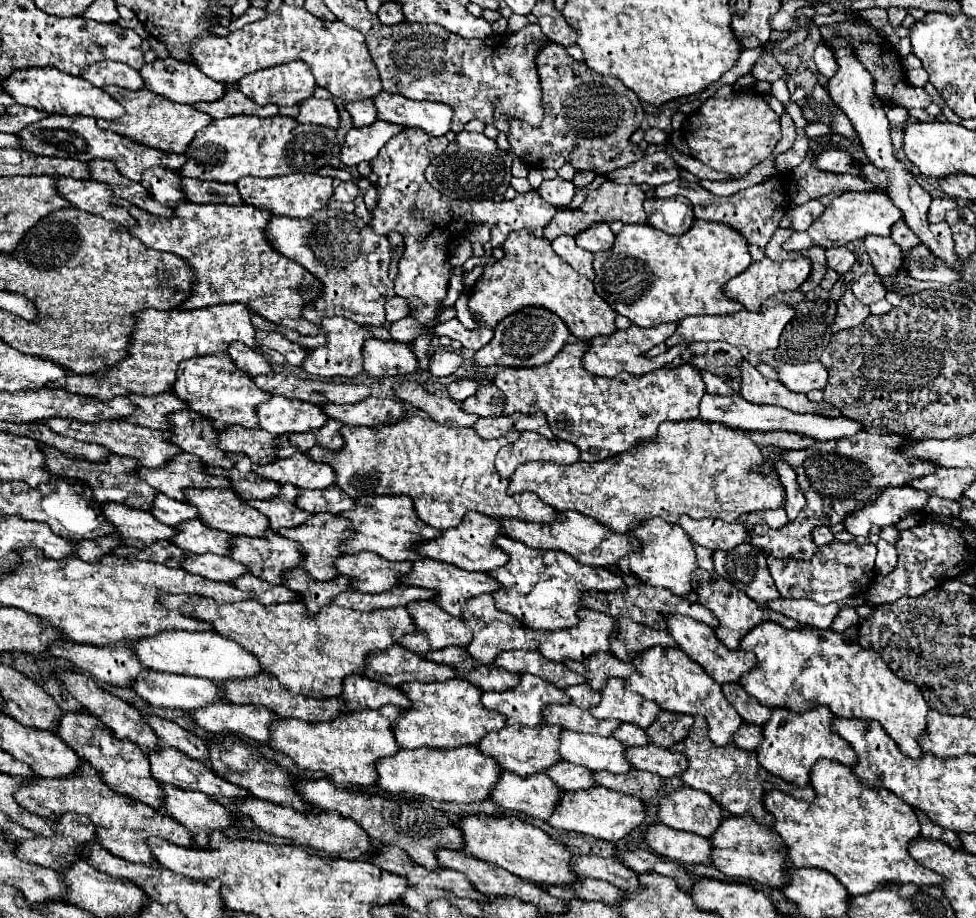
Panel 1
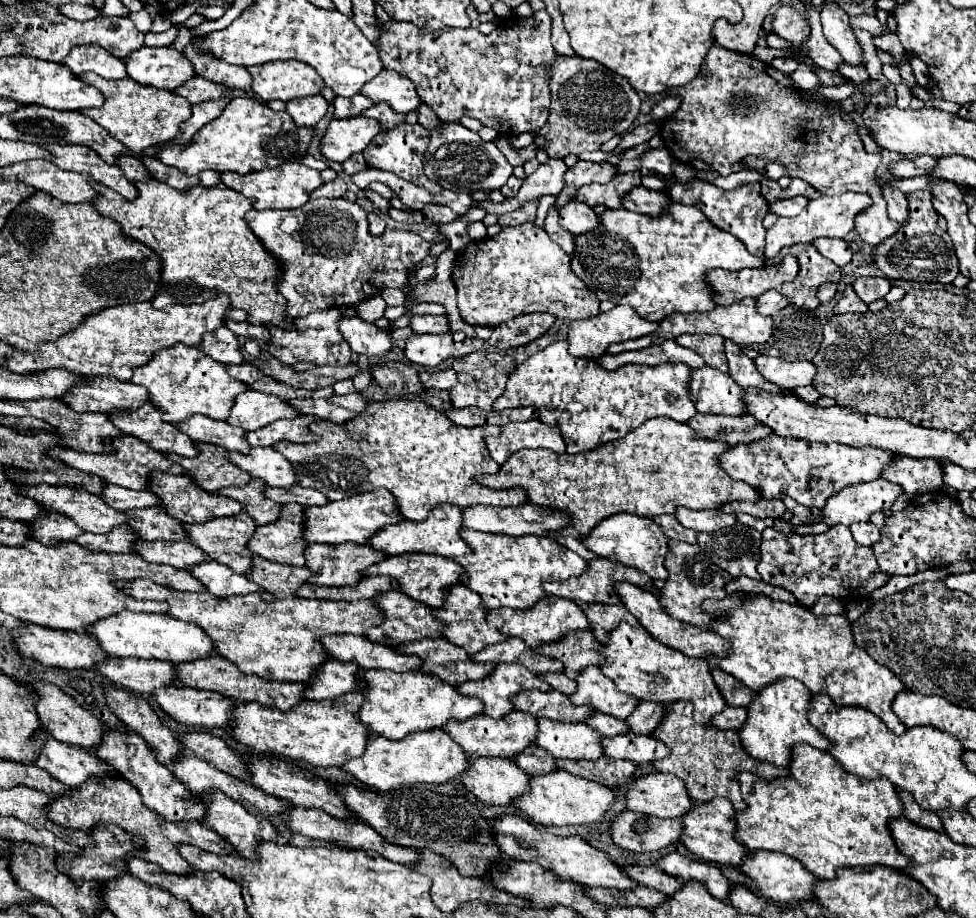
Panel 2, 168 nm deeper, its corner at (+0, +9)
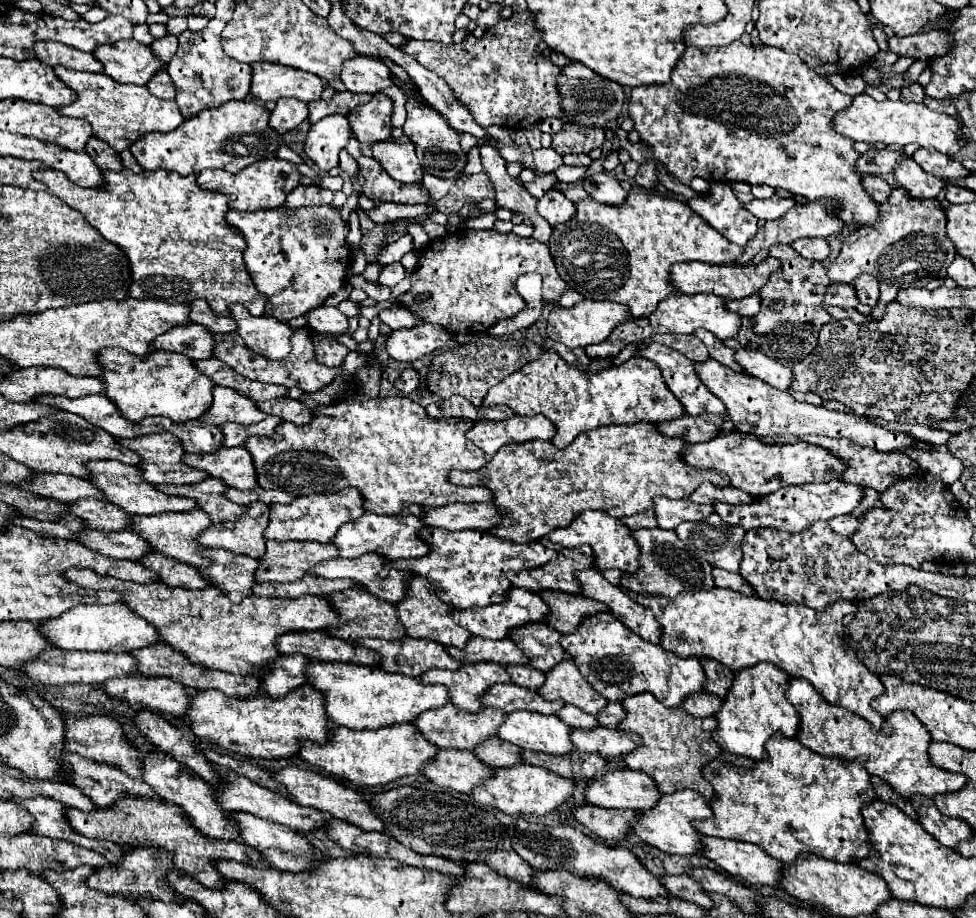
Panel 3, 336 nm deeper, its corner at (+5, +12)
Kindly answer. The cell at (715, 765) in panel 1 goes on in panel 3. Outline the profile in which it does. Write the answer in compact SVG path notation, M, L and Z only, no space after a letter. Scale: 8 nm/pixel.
M637 694L621 702L625 708L625 720L617 730L631 730L643 738L643 744L633 752L621 756L621 762L629 770L643 770L657 786L661 794L673 794L683 788L697 790L707 802L711 802L713 788L703 780L701 766L721 756L721 746L713 742L711 732L715 730L715 718L695 718L681 706L667 708L653 698L653 694Z

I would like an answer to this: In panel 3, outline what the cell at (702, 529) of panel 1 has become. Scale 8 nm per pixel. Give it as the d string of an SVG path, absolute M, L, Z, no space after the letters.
M665 496L653 498L653 510L657 518L657 526L665 530L675 530L681 522L701 522L709 514L713 514L711 504L695 504L685 500L669 500Z

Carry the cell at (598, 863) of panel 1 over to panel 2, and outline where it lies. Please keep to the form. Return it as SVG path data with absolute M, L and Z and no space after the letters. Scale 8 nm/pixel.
M628 865L622 867L622 871L634 879L638 885L646 885L654 891L662 891L666 895L674 893L674 889L678 889L678 879L666 875L662 869L650 865L650 867L640 867L640 865Z

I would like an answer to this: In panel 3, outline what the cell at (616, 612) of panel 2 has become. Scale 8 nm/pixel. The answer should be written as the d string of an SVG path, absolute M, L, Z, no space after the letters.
M541 590L539 596L549 606L549 614L545 618L545 624L561 634L569 634L569 632L577 630L581 618L585 618L587 614L605 612L605 606L601 606L601 602L581 598L581 594Z

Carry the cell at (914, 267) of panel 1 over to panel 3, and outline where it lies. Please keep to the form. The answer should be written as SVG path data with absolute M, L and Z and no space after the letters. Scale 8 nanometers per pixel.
M895 188L887 202L879 204L879 218L873 226L859 226L843 238L837 260L827 266L827 276L831 284L853 284L859 274L871 274L881 284L895 288L923 288L933 278L945 278L945 270L953 258L953 242L945 238L945 210L939 202L935 198L909 198L905 190Z

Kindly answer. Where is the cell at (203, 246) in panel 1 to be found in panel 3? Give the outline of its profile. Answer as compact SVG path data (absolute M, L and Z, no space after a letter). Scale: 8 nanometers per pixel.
M123 168L121 172L101 172L103 186L97 188L79 188L73 186L65 178L65 174L57 174L55 170L35 170L33 178L43 182L49 194L61 198L67 206L81 212L85 220L111 244L119 246L131 266L131 288L129 296L145 300L161 300L169 304L183 304L195 298L203 298L215 310L215 314L227 316L229 304L243 304L253 316L261 316L265 310L267 298L259 294L255 284L243 266L243 250L245 240L241 234L227 226L225 214L229 210L229 198L219 192L201 190L195 182L195 176L179 176L171 170L155 170L155 172L131 172Z

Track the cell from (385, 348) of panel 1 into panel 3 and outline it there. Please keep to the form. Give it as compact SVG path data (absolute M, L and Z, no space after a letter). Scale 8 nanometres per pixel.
M319 306L319 308L313 308L305 314L307 318L307 326L313 330L313 332L329 332L329 334L343 334L347 328L349 328L349 322L347 322L347 316L341 314L335 306Z

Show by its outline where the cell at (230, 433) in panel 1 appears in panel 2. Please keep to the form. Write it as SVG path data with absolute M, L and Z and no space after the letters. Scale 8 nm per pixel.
M206 415L192 417L184 423L174 423L182 433L186 433L190 439L198 443L214 443L220 447L226 447L228 451L240 451L250 453L250 443L246 441L246 433L240 427L234 427L226 421L218 421Z

